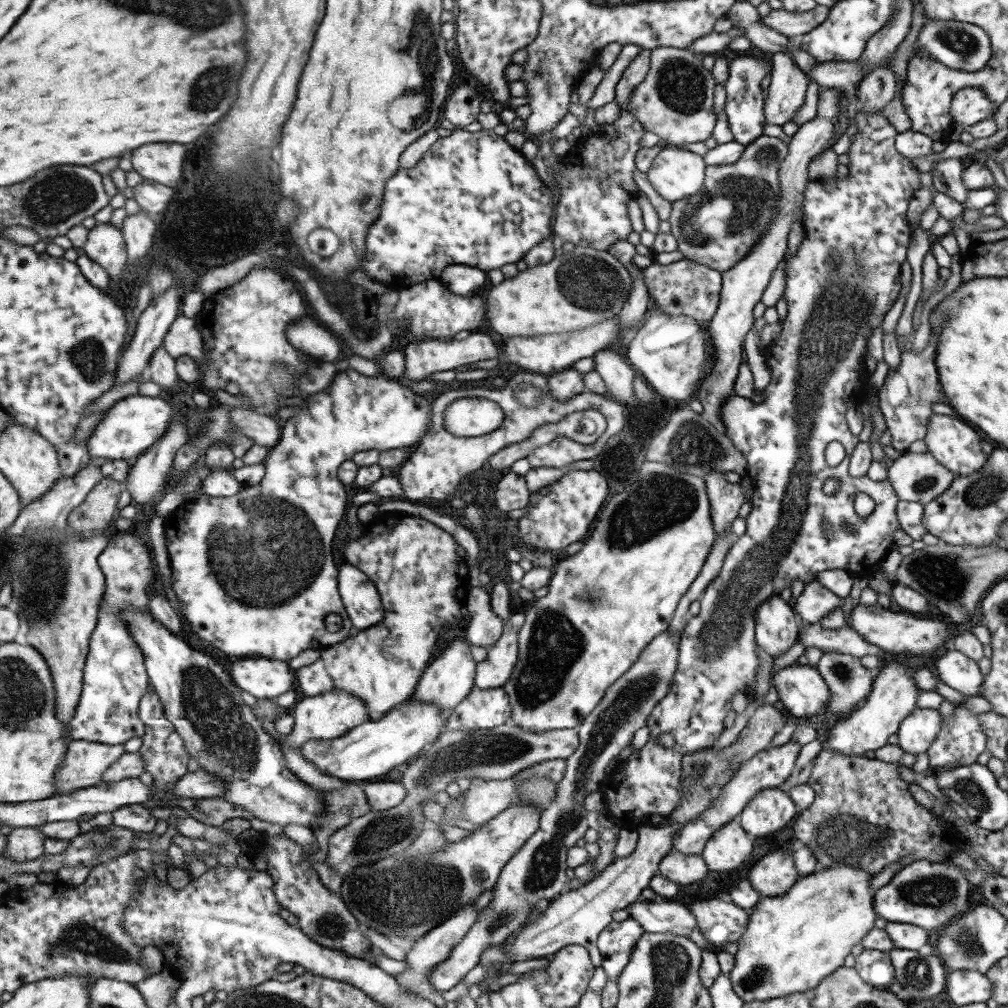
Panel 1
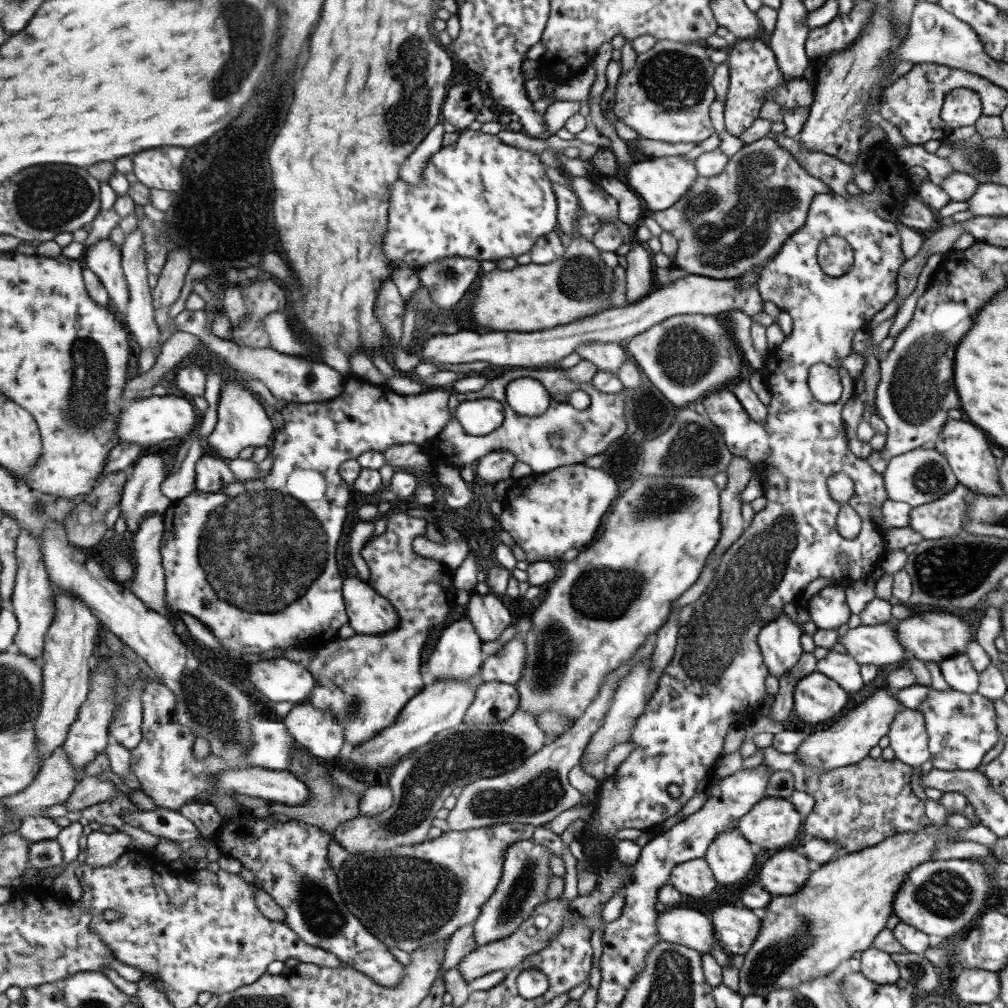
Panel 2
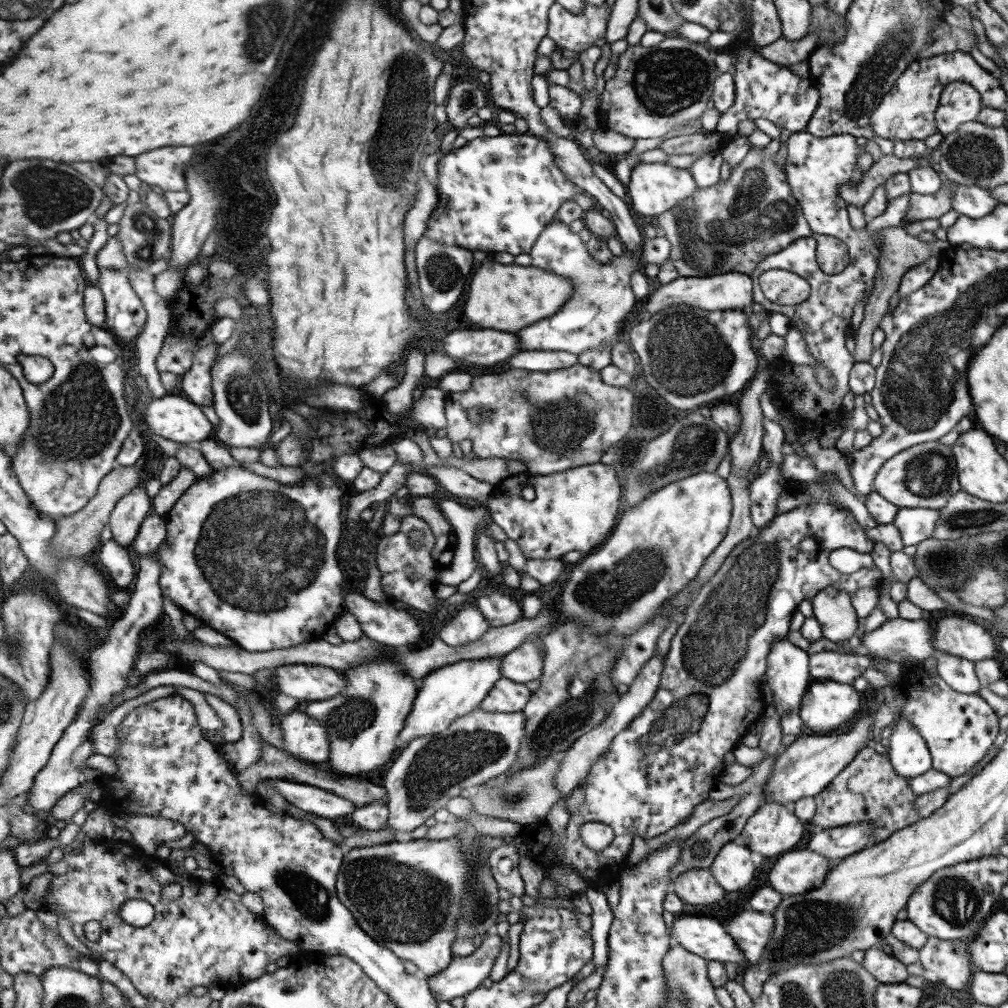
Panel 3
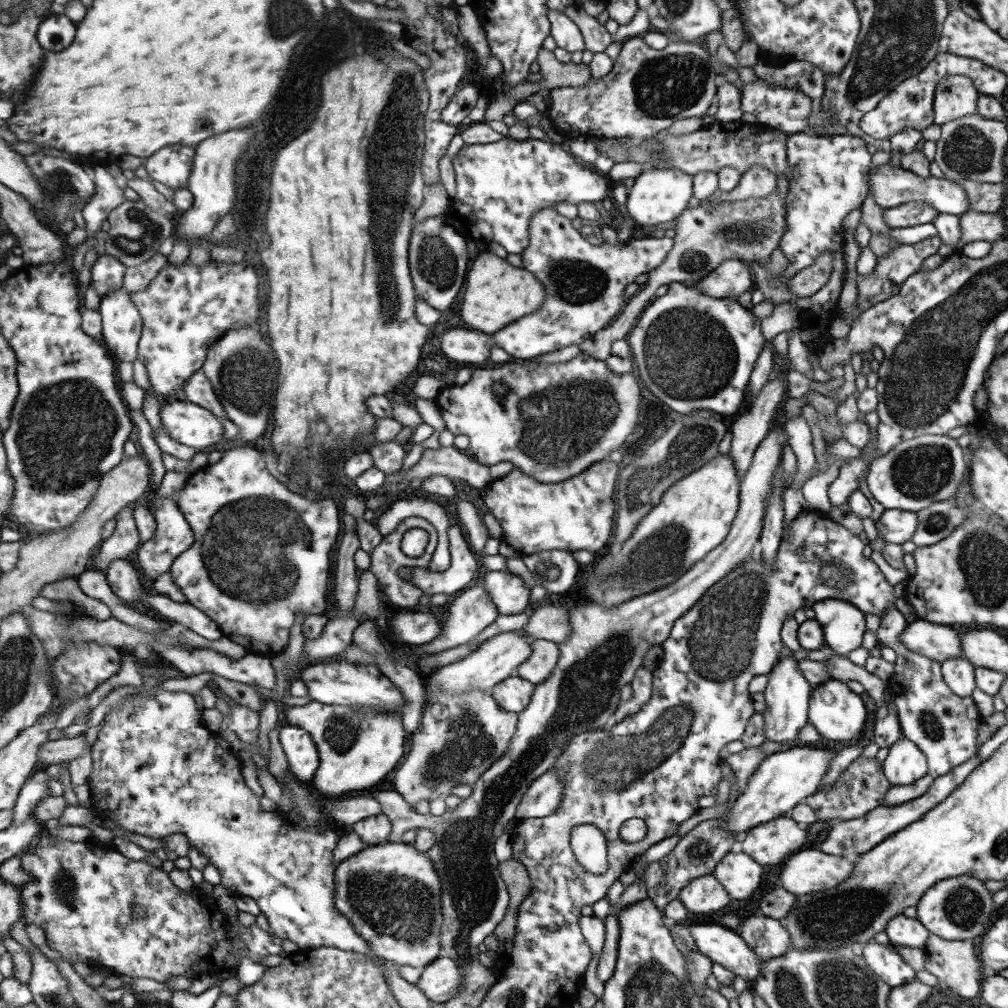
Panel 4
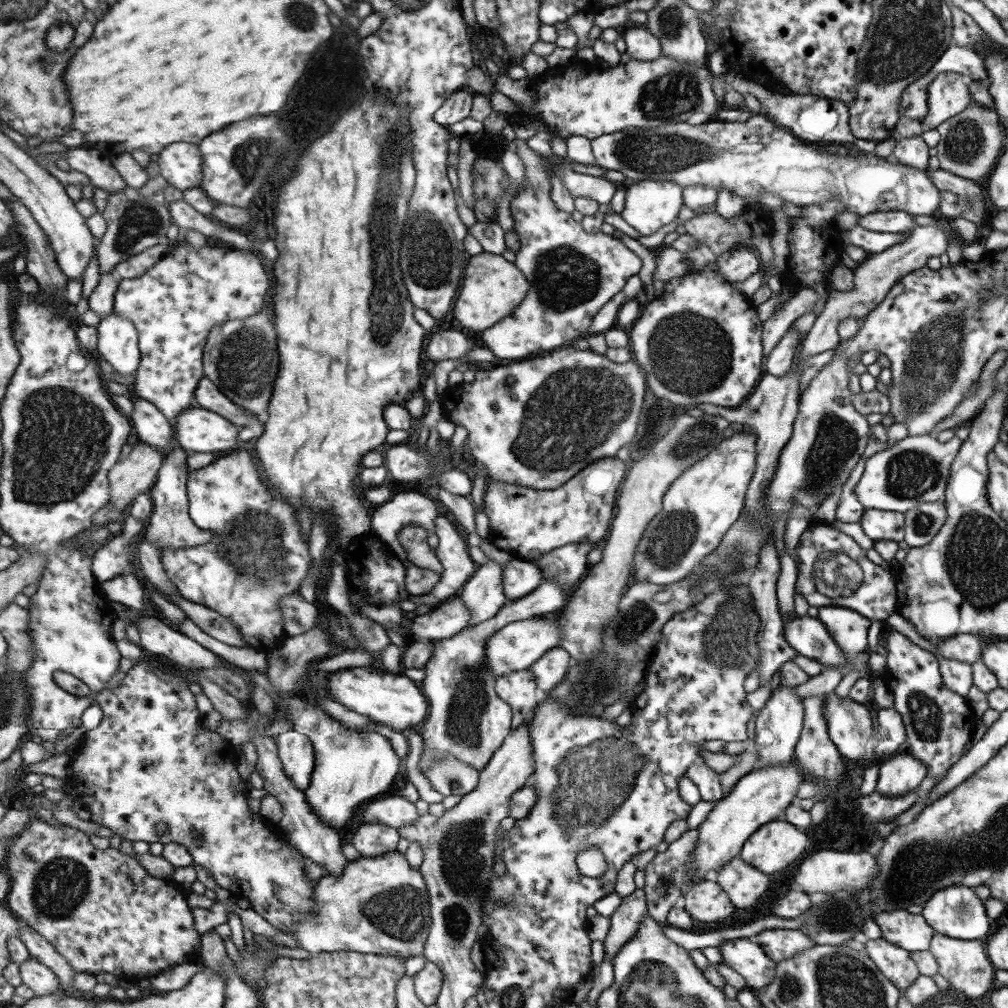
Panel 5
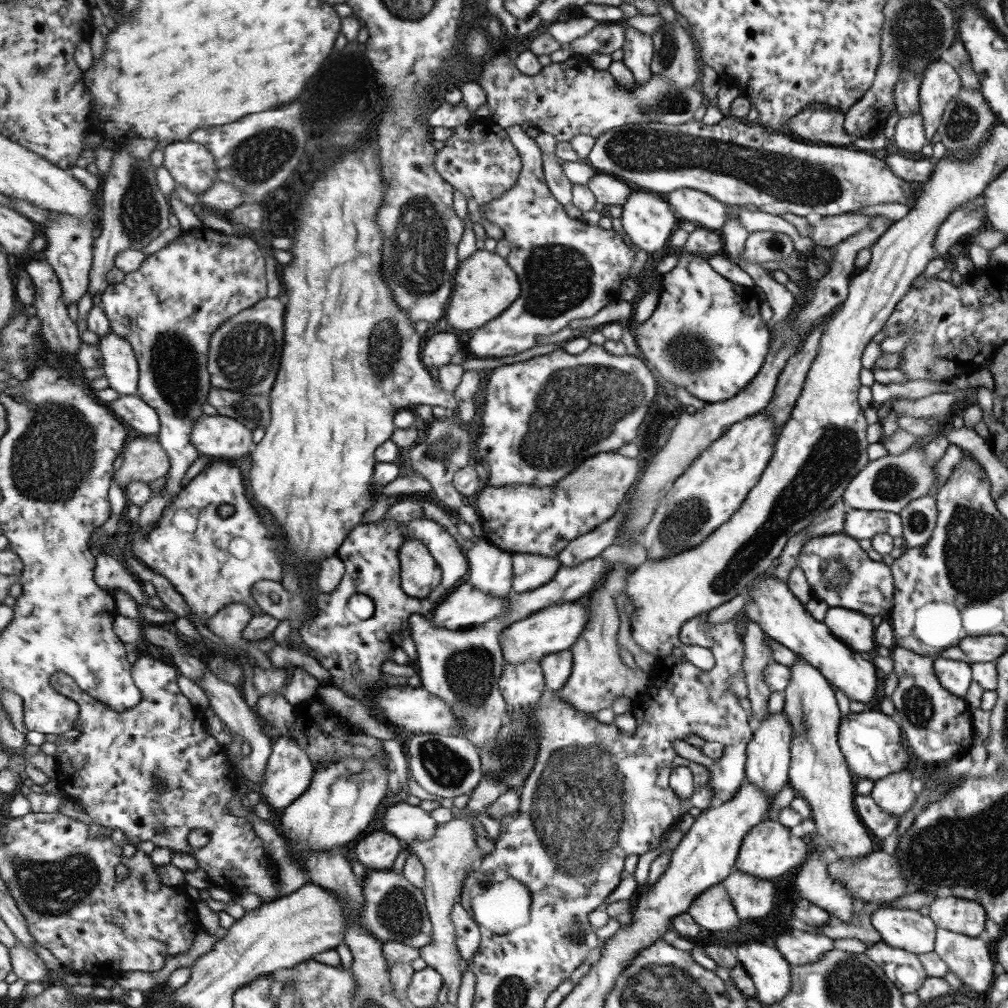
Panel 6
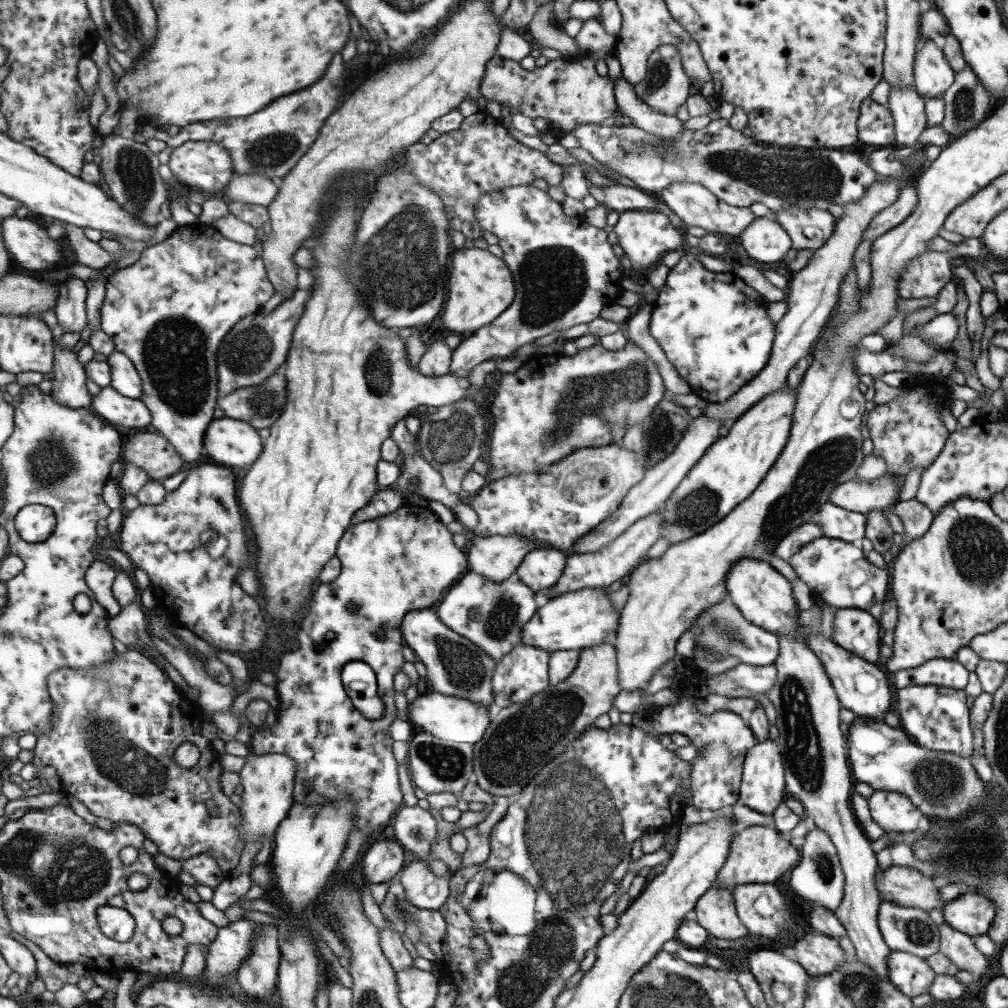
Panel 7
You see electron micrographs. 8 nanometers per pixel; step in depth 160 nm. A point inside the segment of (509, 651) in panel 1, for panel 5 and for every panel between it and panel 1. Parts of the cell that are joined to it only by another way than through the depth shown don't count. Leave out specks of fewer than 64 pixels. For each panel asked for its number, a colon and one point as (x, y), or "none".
2: (506, 665)
3: (526, 663)
4: (546, 654)
5: (551, 669)

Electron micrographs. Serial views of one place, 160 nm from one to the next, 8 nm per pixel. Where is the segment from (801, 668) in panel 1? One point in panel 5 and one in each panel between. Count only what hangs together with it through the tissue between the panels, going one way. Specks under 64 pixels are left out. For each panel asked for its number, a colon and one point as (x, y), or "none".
2: (815, 698)
3: (825, 704)
4: (837, 714)
5: (848, 723)

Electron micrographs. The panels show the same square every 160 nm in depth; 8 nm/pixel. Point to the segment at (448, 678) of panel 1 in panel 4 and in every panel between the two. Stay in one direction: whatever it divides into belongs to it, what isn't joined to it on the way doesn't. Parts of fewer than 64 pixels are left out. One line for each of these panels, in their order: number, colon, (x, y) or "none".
2: (457, 656)
3: (469, 624)
4: (472, 611)

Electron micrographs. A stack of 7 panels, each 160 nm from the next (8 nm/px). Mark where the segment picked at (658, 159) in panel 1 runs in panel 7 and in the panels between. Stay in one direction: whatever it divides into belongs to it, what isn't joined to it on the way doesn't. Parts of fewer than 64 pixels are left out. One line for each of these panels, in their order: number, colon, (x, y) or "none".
2: (661, 181)
3: (653, 188)
4: (657, 196)
5: (648, 204)
6: (647, 219)
7: (644, 235)

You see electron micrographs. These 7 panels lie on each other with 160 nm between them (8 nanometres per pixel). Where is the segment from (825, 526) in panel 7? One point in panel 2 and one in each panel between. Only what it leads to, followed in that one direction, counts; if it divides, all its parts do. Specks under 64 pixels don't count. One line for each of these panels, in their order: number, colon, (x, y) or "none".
2: (943, 517)
3: (914, 524)
4: (895, 527)
5: (878, 525)
6: (858, 524)

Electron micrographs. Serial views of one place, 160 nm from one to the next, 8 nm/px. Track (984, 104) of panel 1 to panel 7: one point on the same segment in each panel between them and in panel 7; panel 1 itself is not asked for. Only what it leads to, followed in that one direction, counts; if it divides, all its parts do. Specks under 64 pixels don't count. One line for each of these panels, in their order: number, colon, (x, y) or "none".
2: (961, 107)
3: (958, 103)
4: (954, 96)
5: (947, 95)
6: (939, 83)
7: (932, 75)

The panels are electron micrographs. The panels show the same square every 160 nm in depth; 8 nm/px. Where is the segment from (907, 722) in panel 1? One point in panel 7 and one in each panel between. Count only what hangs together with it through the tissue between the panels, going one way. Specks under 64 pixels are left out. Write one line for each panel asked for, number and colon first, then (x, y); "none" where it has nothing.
2: (907, 736)
3: (909, 757)
4: (904, 763)
5: (897, 776)
6: (893, 794)
7: (893, 812)

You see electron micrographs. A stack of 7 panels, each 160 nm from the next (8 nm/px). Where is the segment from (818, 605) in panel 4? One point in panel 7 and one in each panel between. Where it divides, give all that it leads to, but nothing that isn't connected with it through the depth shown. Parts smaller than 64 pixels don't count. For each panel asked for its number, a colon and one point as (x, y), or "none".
5: (848, 628)
6: (855, 630)
7: (855, 630)

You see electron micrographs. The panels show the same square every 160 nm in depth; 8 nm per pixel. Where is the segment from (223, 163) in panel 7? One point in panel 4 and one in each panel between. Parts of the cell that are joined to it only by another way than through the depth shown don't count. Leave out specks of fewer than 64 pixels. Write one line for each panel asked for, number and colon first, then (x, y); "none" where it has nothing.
4: (173, 167)
5: (182, 164)
6: (193, 166)

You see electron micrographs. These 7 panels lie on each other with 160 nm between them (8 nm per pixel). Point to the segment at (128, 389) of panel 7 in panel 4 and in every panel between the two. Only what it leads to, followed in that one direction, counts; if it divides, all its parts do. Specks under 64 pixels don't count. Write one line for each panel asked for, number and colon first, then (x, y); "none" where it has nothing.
4: (122, 325)
5: (118, 339)
6: (122, 369)

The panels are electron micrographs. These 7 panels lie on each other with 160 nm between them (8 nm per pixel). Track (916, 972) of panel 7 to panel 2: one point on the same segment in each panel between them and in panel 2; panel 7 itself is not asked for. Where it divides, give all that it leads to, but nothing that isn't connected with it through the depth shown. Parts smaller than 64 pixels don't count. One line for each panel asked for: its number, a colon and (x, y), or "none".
2: (875, 965)
3: (886, 969)
4: (884, 962)
5: (895, 964)
6: (903, 969)

